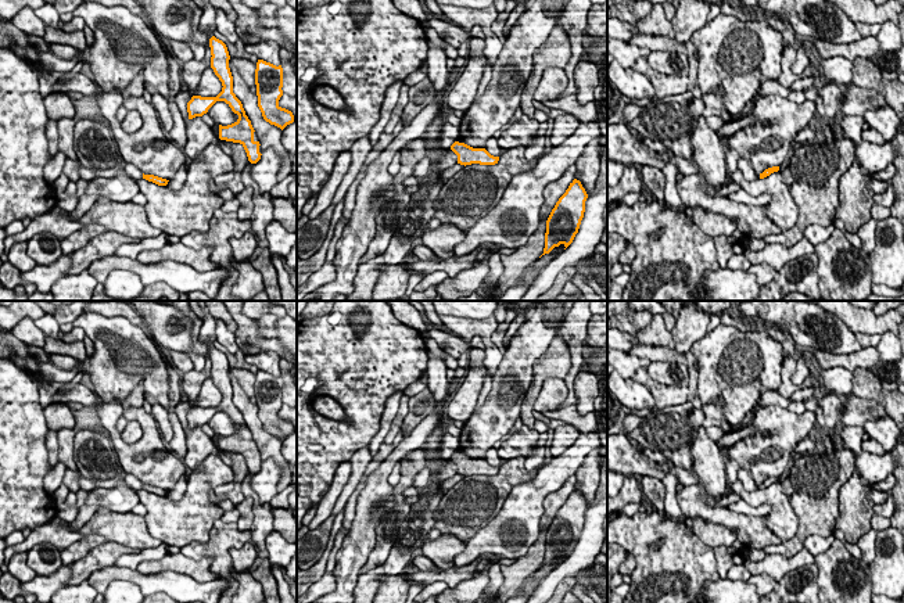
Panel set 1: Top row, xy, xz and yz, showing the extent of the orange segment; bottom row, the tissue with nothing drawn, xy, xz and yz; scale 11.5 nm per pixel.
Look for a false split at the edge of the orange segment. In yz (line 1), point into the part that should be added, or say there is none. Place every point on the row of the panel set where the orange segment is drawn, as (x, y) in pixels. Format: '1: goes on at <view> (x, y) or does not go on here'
1: does not go on here

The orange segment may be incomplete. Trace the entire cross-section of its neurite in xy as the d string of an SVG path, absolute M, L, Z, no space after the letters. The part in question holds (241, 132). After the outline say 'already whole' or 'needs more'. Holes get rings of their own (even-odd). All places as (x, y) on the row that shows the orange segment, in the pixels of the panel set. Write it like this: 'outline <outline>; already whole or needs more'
outline M215 36L209 39L209 47L212 55L211 68L222 82L223 87L216 97L193 96L187 103L189 119L202 116L216 101L225 101L232 111L238 115L238 119L227 126L219 125L219 139L240 143L247 152L248 161L251 164L257 164L262 155L259 152L261 144L259 141L254 140L255 130L251 125L251 121L245 115L241 101L233 93L233 76L229 68L230 55L227 47Z; already whole

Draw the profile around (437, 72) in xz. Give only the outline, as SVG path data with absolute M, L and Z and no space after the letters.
M428 47L427 53L427 76L434 89L441 93L445 89L449 71L446 69L446 54L444 47Z

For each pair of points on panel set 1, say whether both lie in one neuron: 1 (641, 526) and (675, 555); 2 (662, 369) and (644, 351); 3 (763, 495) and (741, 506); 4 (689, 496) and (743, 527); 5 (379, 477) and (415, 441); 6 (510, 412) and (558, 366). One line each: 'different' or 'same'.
1: same
2: different
3: different
4: same
5: same
6: different

